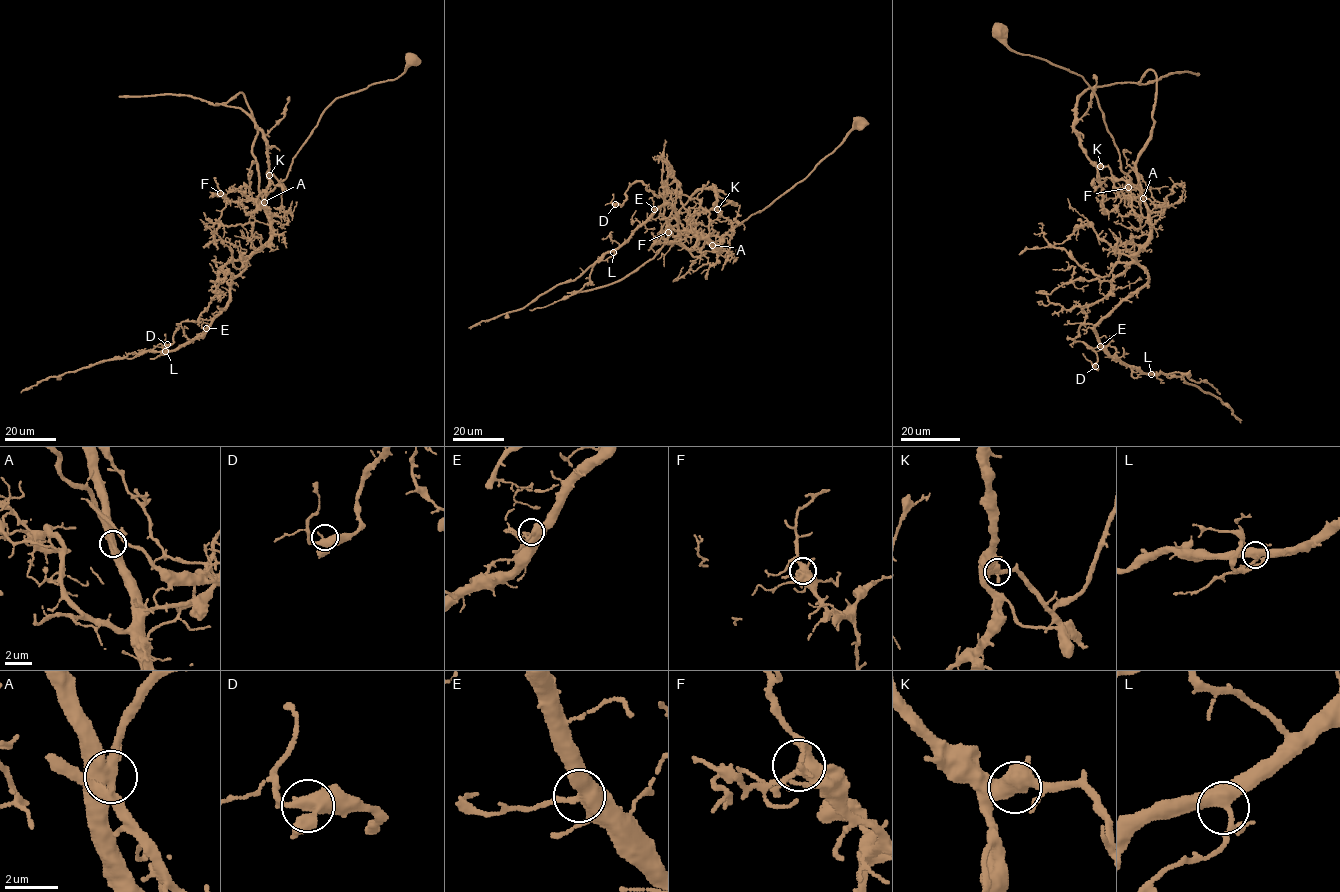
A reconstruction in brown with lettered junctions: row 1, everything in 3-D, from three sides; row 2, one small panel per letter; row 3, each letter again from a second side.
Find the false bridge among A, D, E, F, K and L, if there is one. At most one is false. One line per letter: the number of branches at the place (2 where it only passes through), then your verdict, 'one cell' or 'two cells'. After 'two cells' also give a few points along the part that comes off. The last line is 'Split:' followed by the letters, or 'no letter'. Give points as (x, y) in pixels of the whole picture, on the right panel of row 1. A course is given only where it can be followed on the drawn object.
A: 4 branches meet; one cell
D: 4 branches meet; one cell
E: 4 branches meet; one cell
F: 4 branches meet; one cell
K: 4 branches meet; one cell
L: 4 branches meet; one cell
Split: no letter

